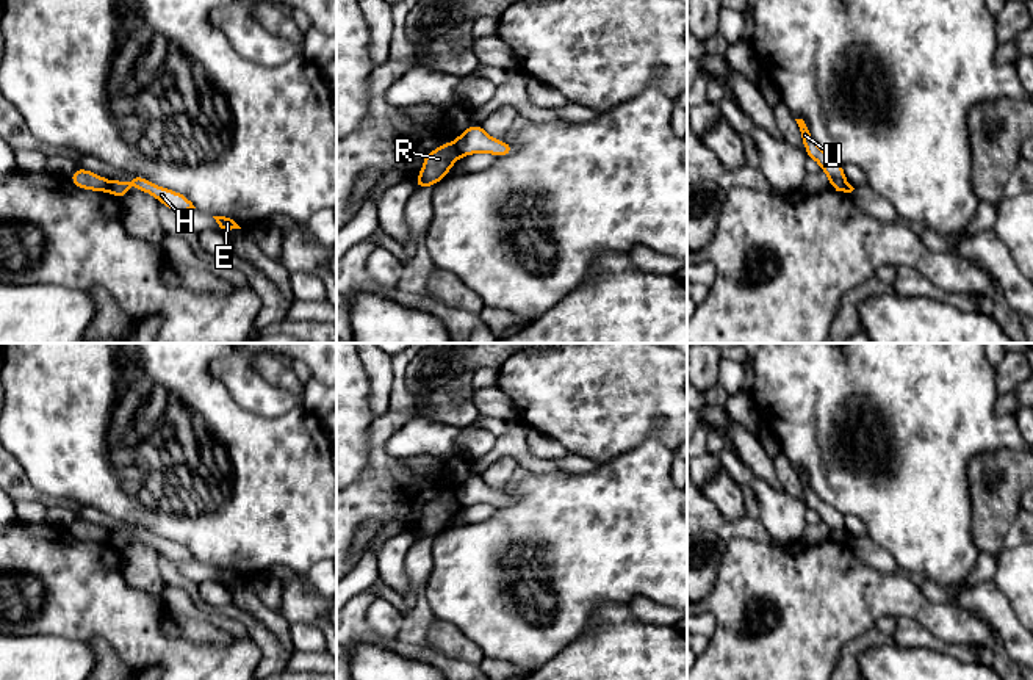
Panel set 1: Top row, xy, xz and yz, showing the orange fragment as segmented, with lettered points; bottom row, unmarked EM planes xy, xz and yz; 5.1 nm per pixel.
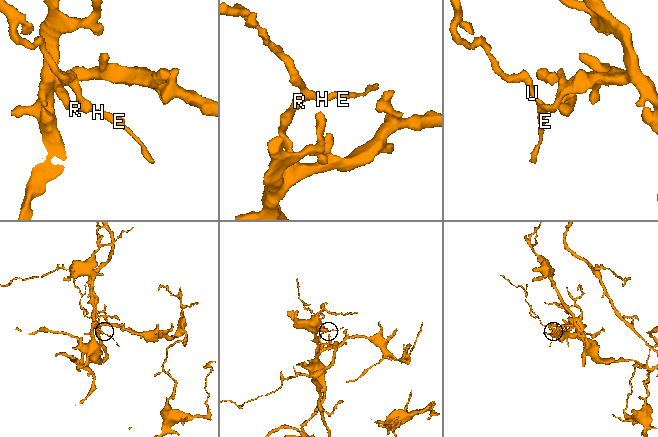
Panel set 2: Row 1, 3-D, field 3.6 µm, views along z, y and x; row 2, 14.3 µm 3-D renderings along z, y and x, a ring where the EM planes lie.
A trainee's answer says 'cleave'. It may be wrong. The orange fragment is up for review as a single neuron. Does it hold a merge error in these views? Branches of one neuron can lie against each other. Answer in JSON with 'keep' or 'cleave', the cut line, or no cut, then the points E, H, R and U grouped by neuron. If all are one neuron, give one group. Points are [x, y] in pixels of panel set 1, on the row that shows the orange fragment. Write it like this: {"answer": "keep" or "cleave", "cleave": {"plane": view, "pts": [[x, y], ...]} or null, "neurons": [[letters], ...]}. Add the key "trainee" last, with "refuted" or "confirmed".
{"answer": "cleave", "cleave": {"plane": "xz", "pts": [[453, 144], [460, 155]]}, "neurons": [["E", "H", "U"], ["R"]], "trainee": "confirmed"}

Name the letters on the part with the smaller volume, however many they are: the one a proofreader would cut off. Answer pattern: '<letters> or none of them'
E, H, U

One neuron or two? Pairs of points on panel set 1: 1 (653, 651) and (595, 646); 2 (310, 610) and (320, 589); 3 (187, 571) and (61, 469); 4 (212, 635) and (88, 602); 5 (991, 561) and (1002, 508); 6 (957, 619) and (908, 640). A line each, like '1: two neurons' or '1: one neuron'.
1: one neuron
2: one neuron
3: two neurons
4: two neurons
5: two neurons
6: two neurons

